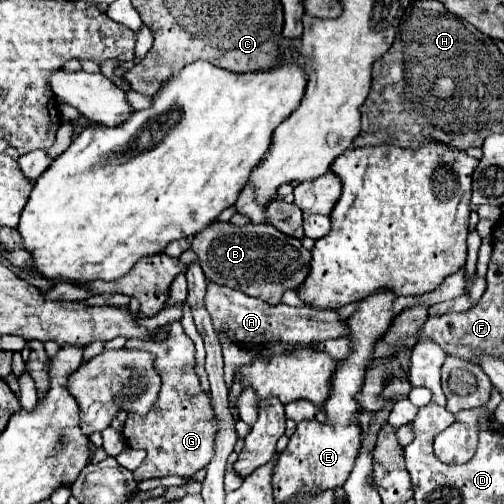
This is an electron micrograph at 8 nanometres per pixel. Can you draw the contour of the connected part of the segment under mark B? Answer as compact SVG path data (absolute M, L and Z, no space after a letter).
M215 220L205 230L195 234L191 248L199 256L201 268L205 270L205 278L209 282L217 282L217 284L241 290L241 292L245 292L245 294L249 294L253 298L259 298L259 300L263 300L267 304L279 304L281 294L285 290L297 290L303 284L303 280L307 278L307 274L309 274L311 252L301 246L301 240L279 232L271 224L247 224L247 226L239 228L239 226L233 226L231 222Z

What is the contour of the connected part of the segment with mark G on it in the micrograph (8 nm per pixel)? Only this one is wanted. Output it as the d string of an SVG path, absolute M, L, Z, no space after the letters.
M181 322L169 324L171 332L167 340L127 340L127 348L147 350L155 354L155 370L161 376L161 390L153 410L141 418L139 414L129 414L123 426L123 436L127 446L143 448L147 452L143 464L133 472L137 482L149 478L161 478L167 474L191 476L201 470L213 458L213 446L219 432L217 418L211 410L209 396L199 386L199 376L195 372L195 346L193 340L183 332Z

